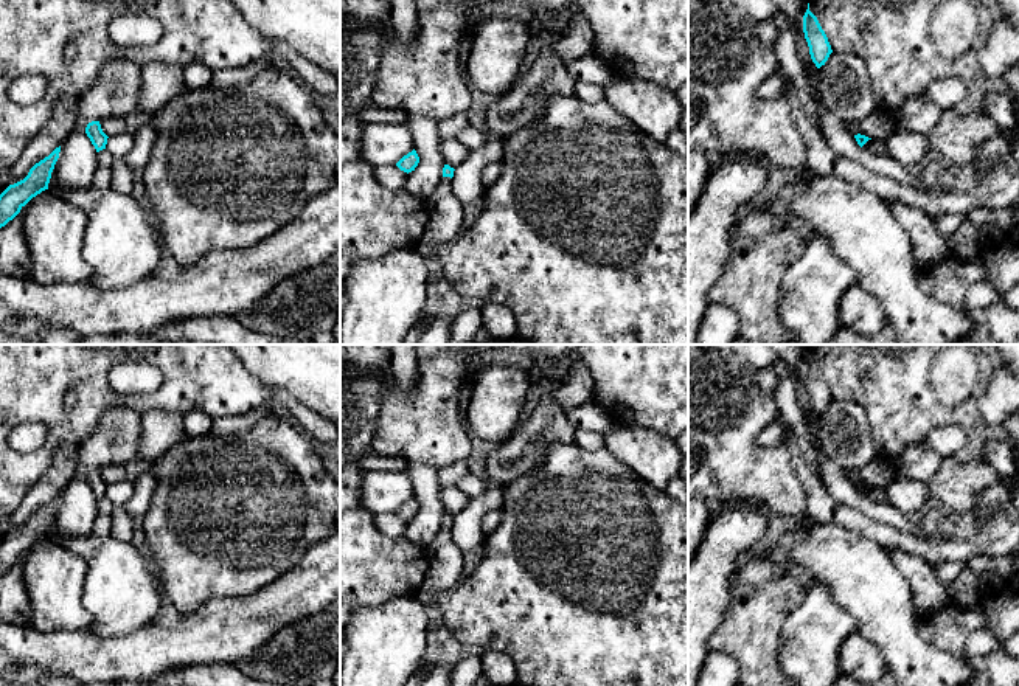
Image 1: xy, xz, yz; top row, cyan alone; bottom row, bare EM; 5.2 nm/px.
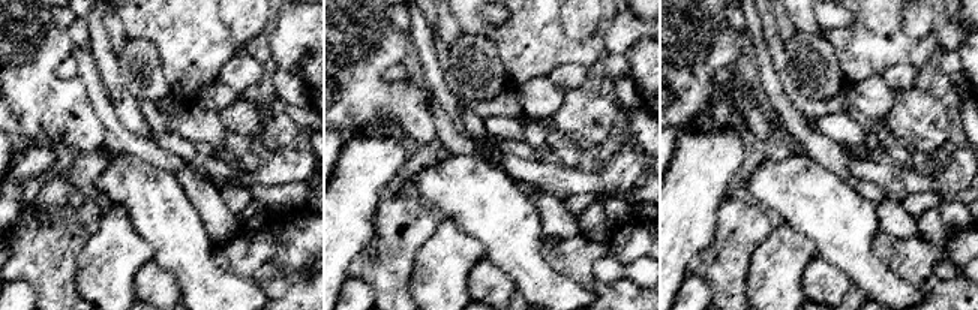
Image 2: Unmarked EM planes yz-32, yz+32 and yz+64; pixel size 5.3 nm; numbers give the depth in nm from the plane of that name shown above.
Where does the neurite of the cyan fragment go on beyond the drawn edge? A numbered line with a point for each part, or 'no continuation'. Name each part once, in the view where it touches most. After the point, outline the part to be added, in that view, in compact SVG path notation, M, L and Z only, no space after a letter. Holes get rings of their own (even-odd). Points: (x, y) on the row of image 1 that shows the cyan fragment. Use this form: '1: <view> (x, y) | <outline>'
no continuation

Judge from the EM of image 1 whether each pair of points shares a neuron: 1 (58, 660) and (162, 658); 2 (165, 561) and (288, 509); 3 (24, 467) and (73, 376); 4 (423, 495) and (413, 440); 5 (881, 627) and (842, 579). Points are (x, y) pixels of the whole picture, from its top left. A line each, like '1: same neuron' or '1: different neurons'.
1: same neuron
2: same neuron
3: same neuron
4: different neurons
5: same neuron

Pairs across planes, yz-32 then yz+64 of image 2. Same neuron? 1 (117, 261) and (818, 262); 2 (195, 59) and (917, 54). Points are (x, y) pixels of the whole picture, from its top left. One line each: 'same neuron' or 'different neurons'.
1: different neurons
2: same neuron

